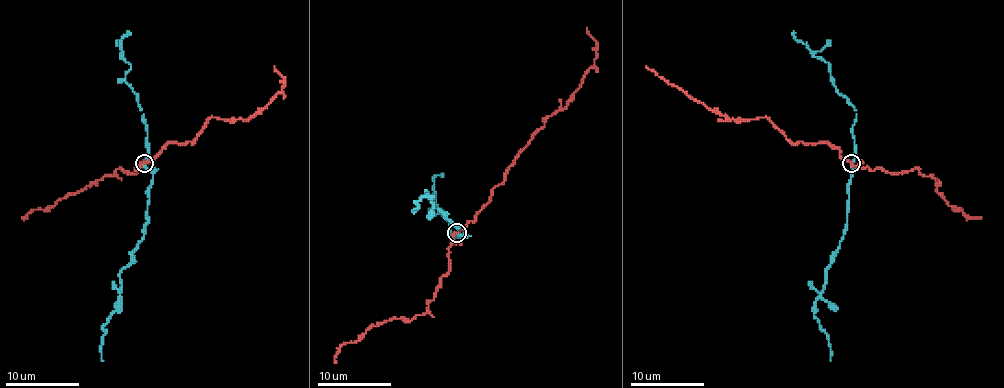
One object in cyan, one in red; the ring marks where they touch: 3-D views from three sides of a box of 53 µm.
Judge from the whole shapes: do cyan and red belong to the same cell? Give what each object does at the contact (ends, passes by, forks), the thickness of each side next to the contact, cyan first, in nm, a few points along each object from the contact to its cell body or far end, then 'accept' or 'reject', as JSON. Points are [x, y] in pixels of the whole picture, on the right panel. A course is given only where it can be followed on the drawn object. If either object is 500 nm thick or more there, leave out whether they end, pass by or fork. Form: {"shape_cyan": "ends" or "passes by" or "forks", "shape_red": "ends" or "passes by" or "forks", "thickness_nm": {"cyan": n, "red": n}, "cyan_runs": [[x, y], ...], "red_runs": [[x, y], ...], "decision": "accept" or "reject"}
{"shape_cyan": "passes by", "shape_red": "passes by", "thickness_nm": {"cyan": 190, "red": 170}, "cyan_runs": [[850, 163], [845, 233], [826, 272], [823, 292], [815, 301], [814, 312], [828, 340], [830, 360]], "red_runs": [[850, 163], [837, 149], [826, 143], [791, 143], [766, 117], [727, 119], [694, 101], [646, 66]], "decision": "reject"}

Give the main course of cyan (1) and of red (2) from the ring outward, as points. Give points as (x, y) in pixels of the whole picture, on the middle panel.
1: (456, 232), (465, 232), (432, 208), (430, 197), (426, 195), (415, 202), (415, 212)
2: (456, 232), (474, 219), (504, 173), (594, 64), (596, 42), (587, 27)

